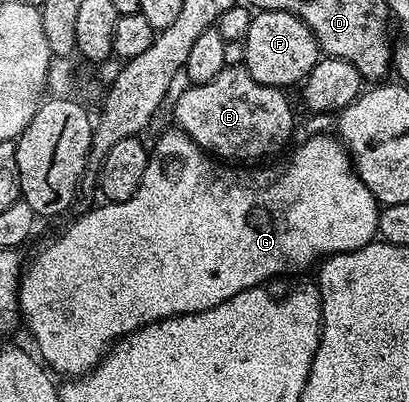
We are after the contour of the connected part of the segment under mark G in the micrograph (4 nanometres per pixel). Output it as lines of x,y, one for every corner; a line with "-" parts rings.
180,129
165,131
157,139
157,144
152,144
147,169
143,169
143,181
139,181
139,189
127,201
122,203
102,202
102,207
81,215
62,235
57,235
45,248
41,255
33,260
28,260
21,277
21,290
17,293
17,302
21,305
21,317
24,326
29,326
33,339
37,342
36,354
50,372
61,377
80,377
89,374
102,359
105,358
112,344
125,338
133,331
146,327
148,323
158,323
161,319
170,319
176,315
190,315
211,309
231,297
235,293
249,291
253,287
265,285
268,279
276,275
289,275
292,271
305,271
313,262
324,260
330,255
347,253
368,243
374,242
377,235
377,217
379,204
377,199
363,185
363,181
353,170
353,160
345,150
340,138
329,135
313,135
305,139
297,148
292,148
293,156
289,164
281,171
277,180
261,179
257,171
252,171
249,165
226,165
218,161
208,151
203,150
191,137
187,137

